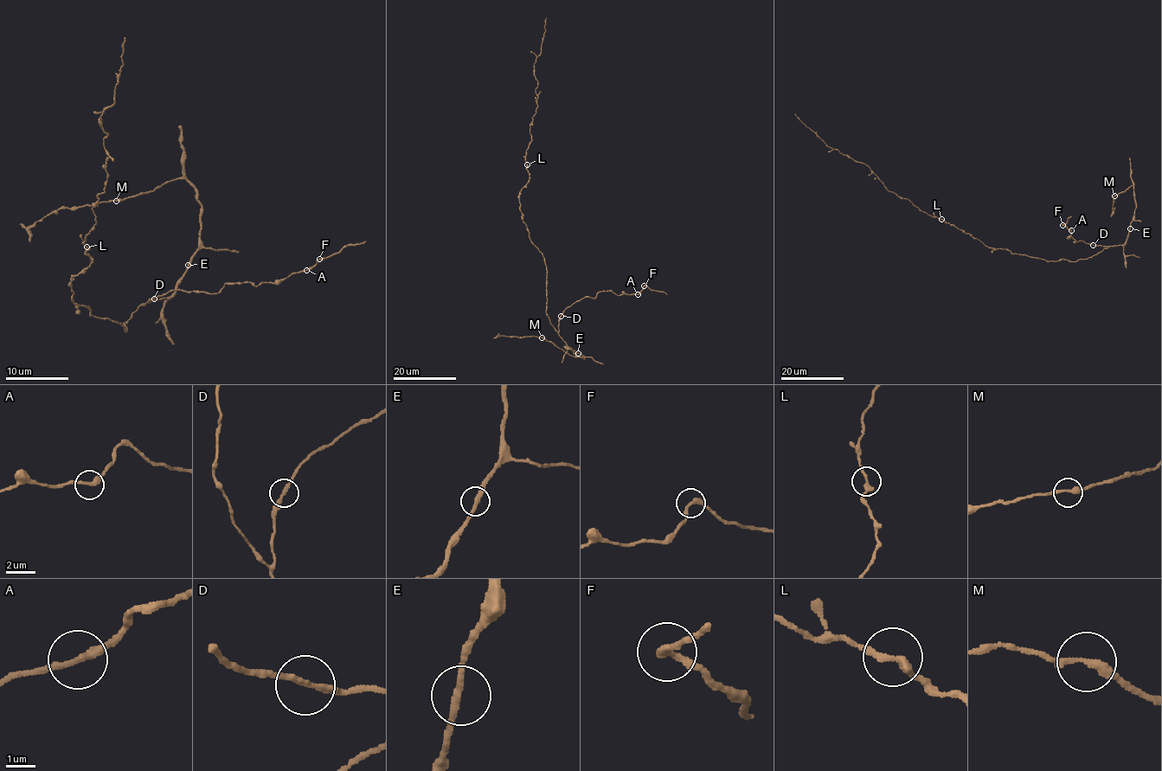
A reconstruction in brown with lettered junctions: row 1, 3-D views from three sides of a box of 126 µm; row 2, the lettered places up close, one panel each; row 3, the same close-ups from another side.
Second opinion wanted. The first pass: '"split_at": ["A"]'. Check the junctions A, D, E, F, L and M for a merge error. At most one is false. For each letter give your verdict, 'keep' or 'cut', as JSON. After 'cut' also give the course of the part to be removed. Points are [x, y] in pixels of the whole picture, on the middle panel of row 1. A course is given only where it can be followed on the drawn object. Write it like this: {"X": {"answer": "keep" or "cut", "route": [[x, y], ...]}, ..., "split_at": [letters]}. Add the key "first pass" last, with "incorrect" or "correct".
{"A": {"answer": "keep"}, "D": {"answer": "keep"}, "E": {"answer": "keep"}, "F": {"answer": "keep"}, "L": {"answer": "keep"}, "M": {"answer": "keep"}, "split_at": [], "first pass": "incorrect"}

